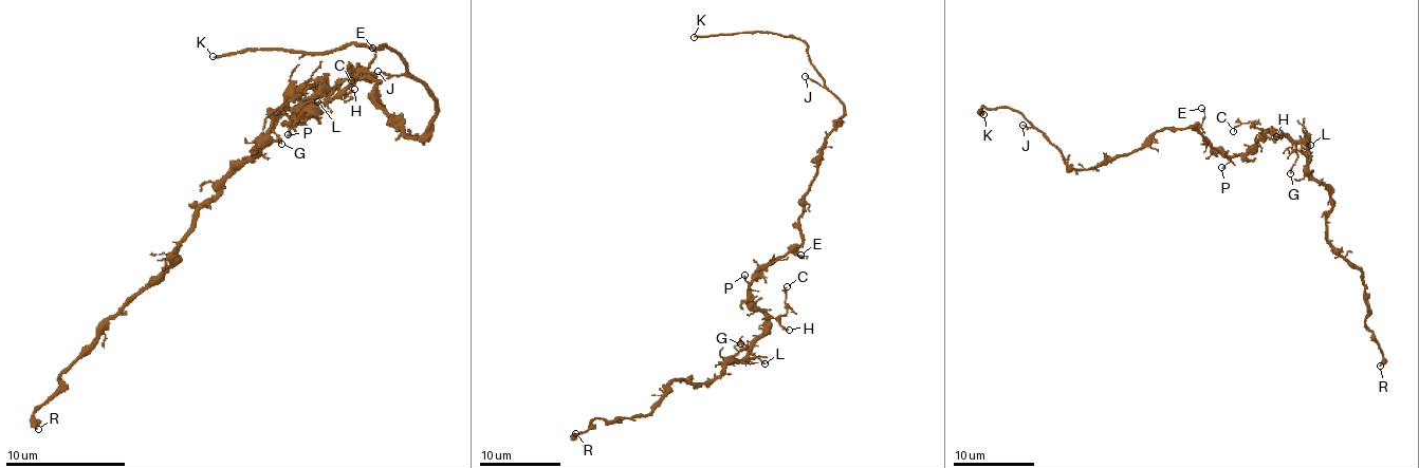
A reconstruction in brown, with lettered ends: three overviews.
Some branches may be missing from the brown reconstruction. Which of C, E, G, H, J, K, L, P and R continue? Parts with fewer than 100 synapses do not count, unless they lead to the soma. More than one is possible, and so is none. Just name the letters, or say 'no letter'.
K

